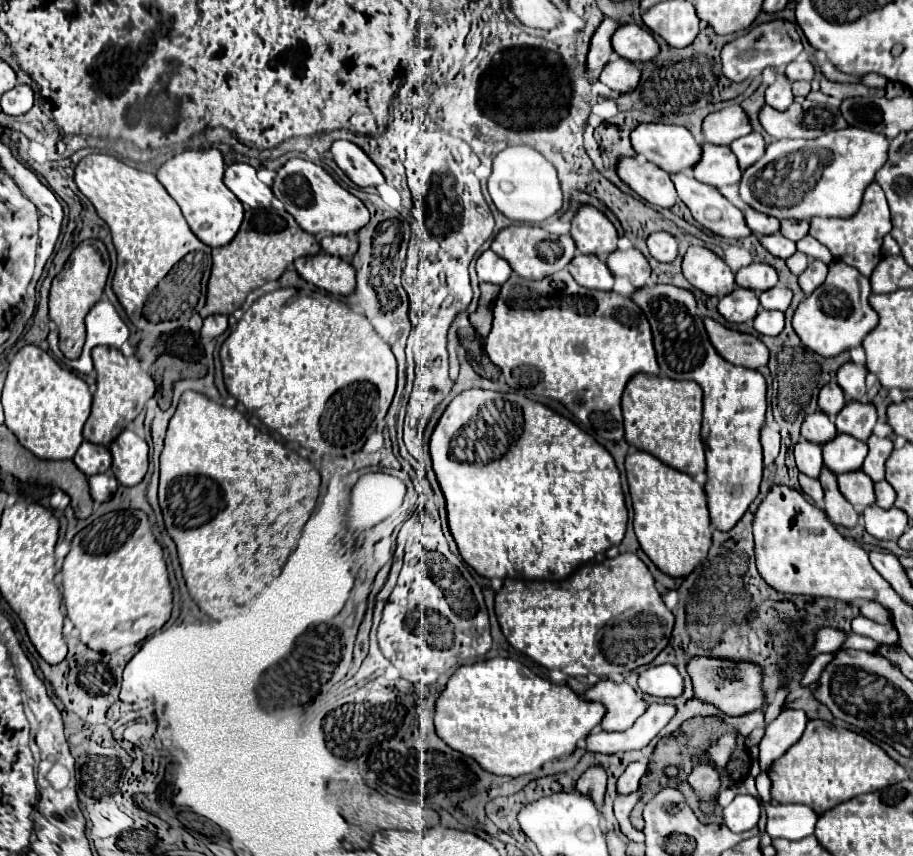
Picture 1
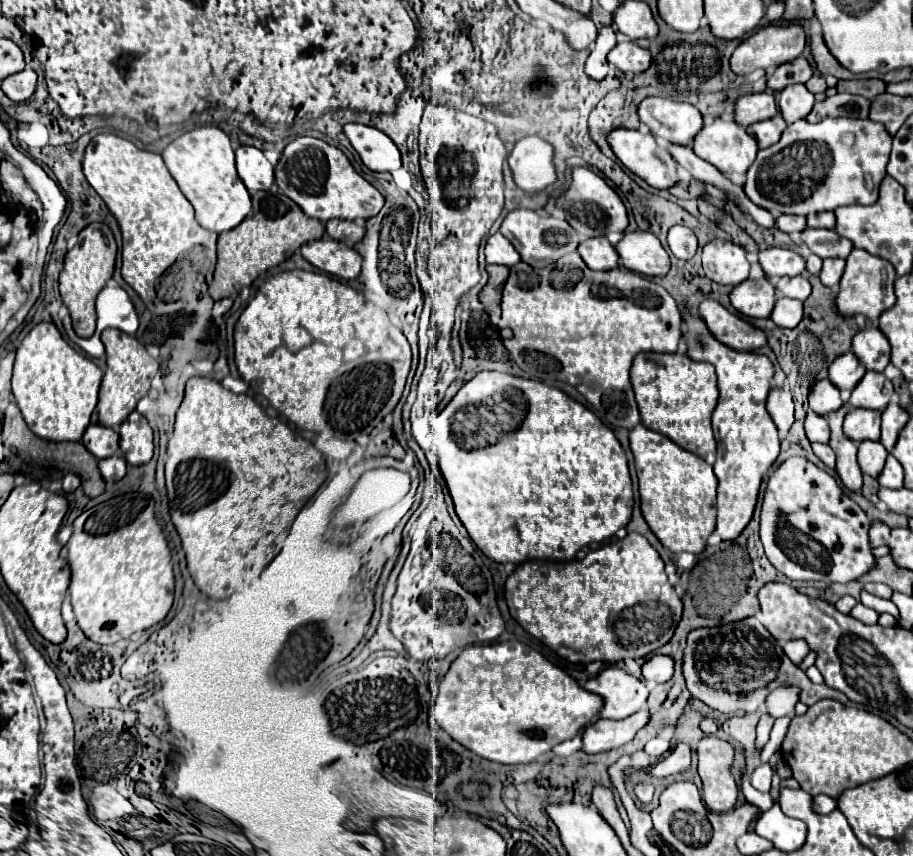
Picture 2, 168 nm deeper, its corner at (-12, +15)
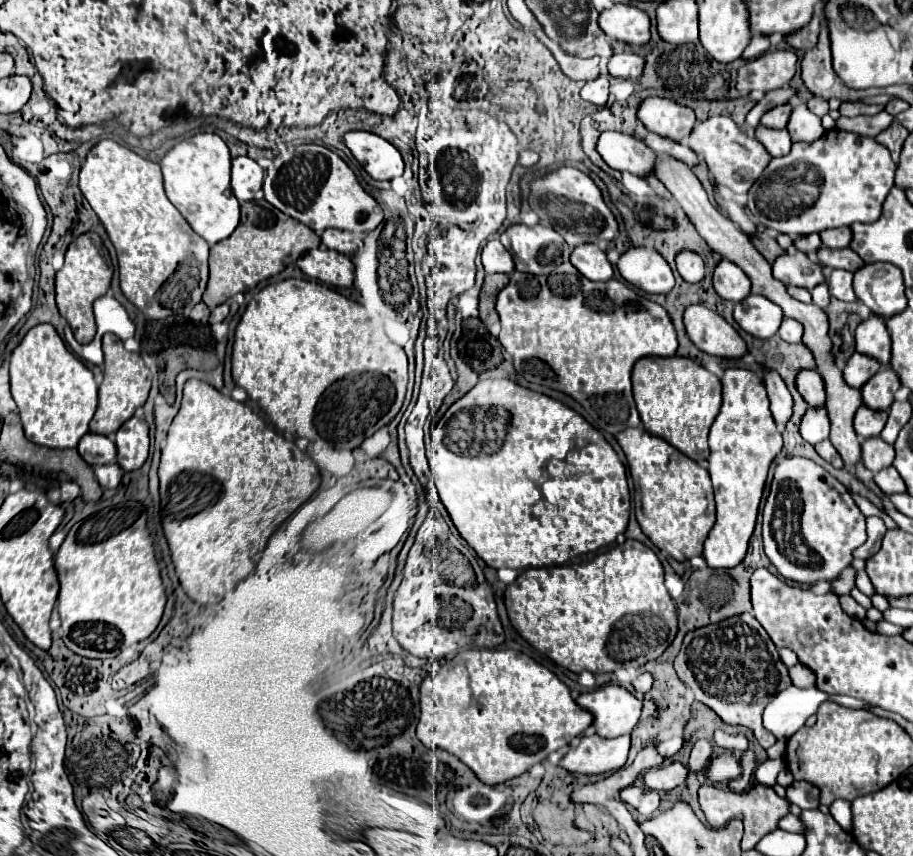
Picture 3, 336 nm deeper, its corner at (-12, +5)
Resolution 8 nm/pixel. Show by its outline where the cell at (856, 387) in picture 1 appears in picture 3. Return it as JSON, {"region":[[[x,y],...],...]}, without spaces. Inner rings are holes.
{"region":[[[871,313],[871,317],[857,327],[855,341],[859,353],[875,357],[883,365],[891,359],[891,337],[885,327],[885,317]]]}

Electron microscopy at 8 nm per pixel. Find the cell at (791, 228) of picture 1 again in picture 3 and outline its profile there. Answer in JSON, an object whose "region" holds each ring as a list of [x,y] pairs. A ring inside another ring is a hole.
{"region":[[[837,227],[837,229],[829,229],[821,233],[821,241],[829,249],[845,249],[849,247],[851,239],[853,239],[853,233],[849,227]]]}

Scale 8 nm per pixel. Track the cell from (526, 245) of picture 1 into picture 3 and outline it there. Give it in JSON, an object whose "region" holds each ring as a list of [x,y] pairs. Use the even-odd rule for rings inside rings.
{"region":[[[511,225],[500,241],[512,254],[515,270],[533,275],[549,275],[571,255],[565,239],[545,225]]]}

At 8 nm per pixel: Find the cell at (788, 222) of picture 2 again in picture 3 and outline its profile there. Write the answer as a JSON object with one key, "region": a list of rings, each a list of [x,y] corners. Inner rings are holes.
{"region":[[[807,235],[807,237],[799,237],[795,241],[795,247],[803,253],[815,253],[821,247],[821,237],[819,235]]]}

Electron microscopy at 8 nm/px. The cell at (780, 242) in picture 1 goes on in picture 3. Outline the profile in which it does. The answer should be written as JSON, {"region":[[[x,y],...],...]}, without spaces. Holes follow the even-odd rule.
{"region":[[[821,247],[821,251],[817,251],[819,263],[831,269],[845,269],[845,271],[857,271],[865,265],[865,261],[853,251],[853,249],[829,249],[829,247]]]}

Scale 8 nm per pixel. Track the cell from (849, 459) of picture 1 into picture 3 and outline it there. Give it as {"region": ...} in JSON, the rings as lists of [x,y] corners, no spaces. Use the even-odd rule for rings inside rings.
{"region":[[[861,405],[855,415],[855,431],[861,437],[877,437],[885,427],[887,411],[875,411],[867,405]]]}

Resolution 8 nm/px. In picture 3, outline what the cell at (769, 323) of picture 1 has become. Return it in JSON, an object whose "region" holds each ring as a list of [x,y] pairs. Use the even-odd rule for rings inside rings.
{"region":[[[783,319],[781,329],[779,329],[779,337],[787,343],[801,343],[803,337],[803,325],[795,319]]]}

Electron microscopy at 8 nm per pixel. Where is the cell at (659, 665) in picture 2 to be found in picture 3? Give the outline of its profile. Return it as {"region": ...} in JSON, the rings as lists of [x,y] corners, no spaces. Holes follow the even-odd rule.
{"region":[[[641,673],[637,679],[631,681],[631,685],[635,687],[637,693],[647,693],[651,689],[651,685],[653,685],[653,677],[649,673]]]}

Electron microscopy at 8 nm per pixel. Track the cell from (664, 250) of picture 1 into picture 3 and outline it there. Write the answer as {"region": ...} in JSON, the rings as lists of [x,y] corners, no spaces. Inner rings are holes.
{"region":[[[681,251],[677,255],[677,271],[687,283],[699,283],[705,277],[705,265],[699,255],[693,255],[691,251]]]}

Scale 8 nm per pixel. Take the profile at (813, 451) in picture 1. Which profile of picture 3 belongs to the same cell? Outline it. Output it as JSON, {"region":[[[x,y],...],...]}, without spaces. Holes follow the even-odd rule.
{"region":[[[809,407],[801,419],[801,437],[809,443],[819,443],[829,437],[829,417],[825,407]]]}

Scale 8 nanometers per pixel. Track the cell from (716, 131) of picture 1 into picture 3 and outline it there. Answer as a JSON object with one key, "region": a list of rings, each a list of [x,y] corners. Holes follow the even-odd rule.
{"region":[[[785,103],[785,105],[779,105],[775,107],[773,111],[767,111],[761,119],[761,125],[765,127],[773,127],[773,129],[785,129],[787,123],[789,123],[789,115],[793,111],[793,105],[791,103]]]}

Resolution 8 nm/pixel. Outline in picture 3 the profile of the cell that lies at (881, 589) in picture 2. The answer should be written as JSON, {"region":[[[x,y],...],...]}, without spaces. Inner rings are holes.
{"region":[[[857,571],[857,575],[855,575],[855,585],[857,585],[857,589],[861,589],[867,597],[875,595],[873,585],[869,583],[869,577],[867,577],[867,573],[865,573],[865,571]]]}

